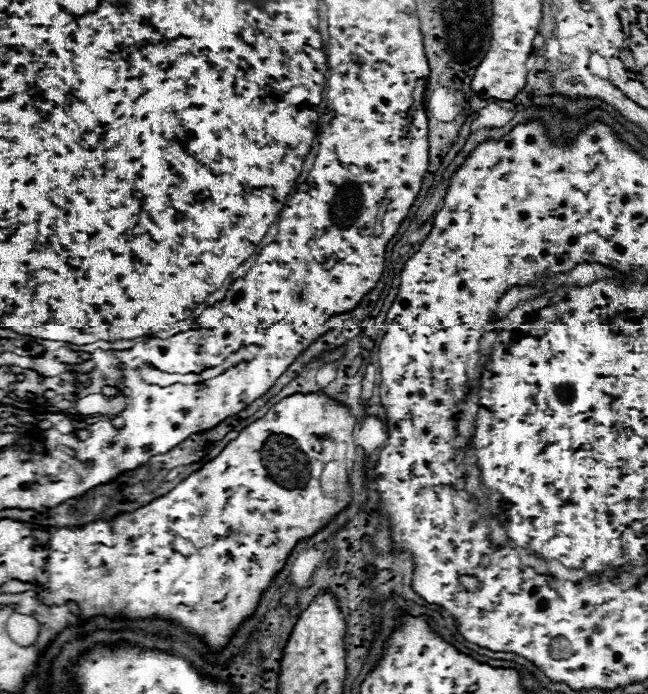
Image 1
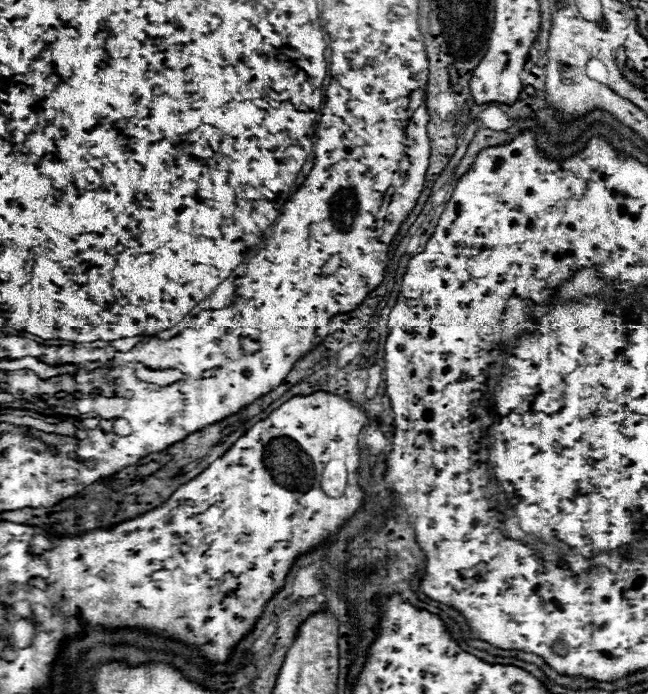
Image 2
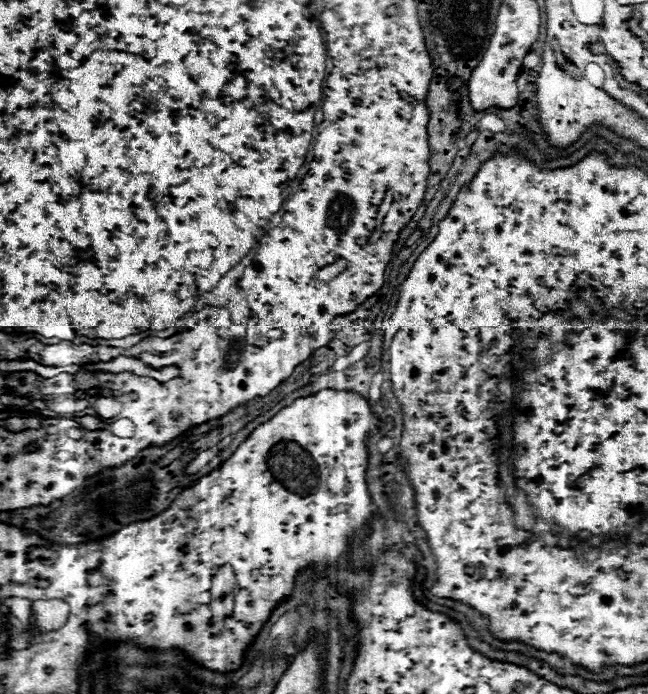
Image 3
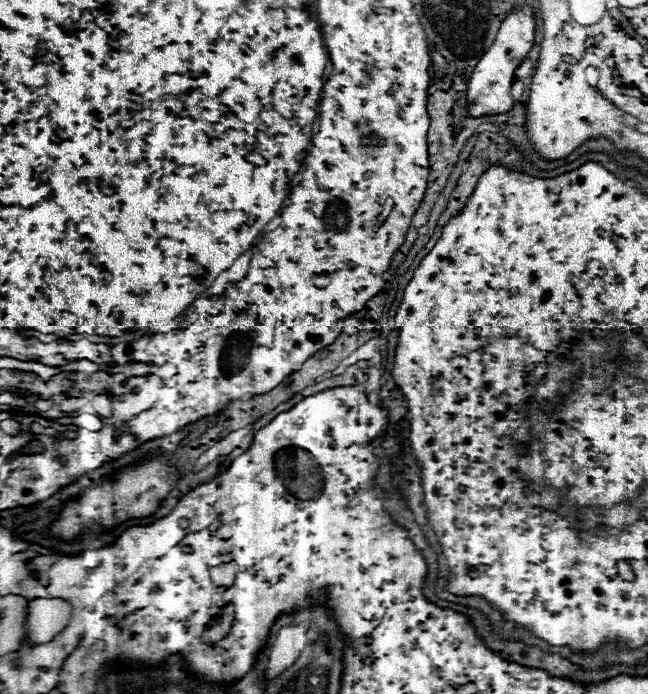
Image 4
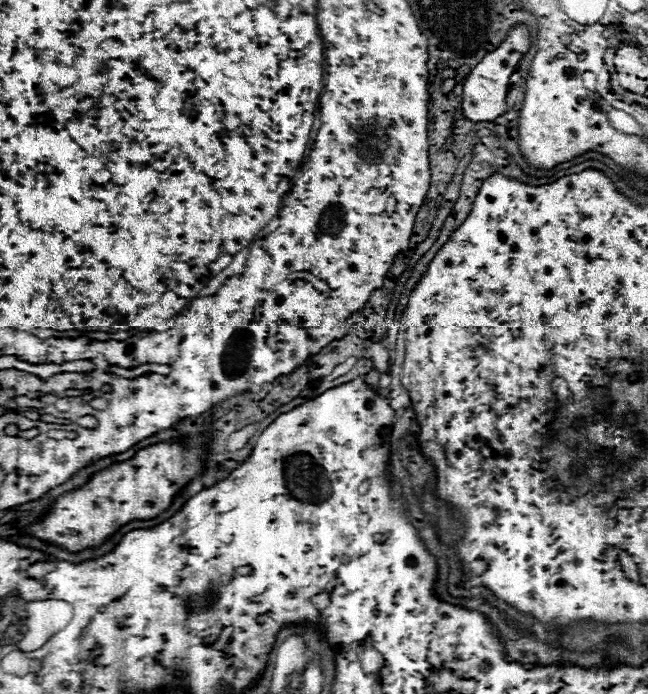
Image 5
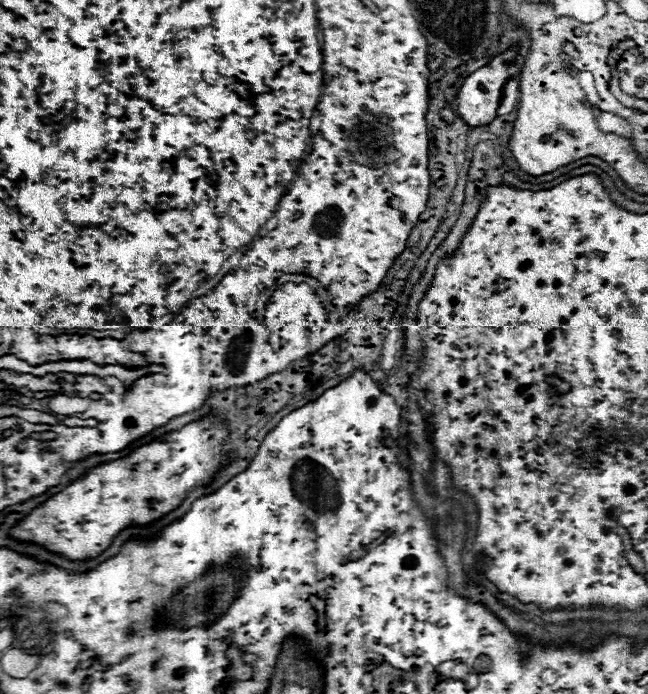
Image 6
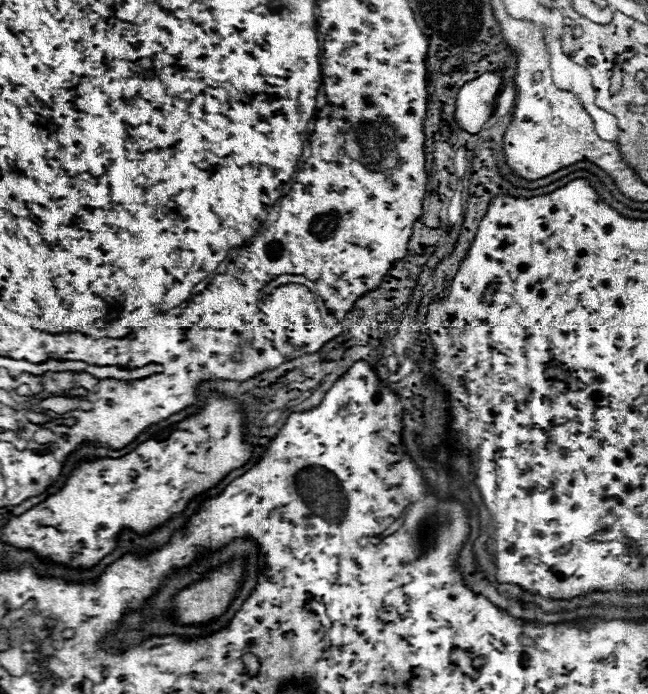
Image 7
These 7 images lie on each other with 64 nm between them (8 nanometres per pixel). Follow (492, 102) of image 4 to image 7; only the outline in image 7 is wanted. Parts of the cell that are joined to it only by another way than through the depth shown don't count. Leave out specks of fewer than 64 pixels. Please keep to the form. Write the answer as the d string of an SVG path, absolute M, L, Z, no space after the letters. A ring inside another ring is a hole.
M502 72L482 74L480 78L466 82L458 90L454 118L458 126L470 134L482 130L482 124L492 116L498 88L502 84Z

